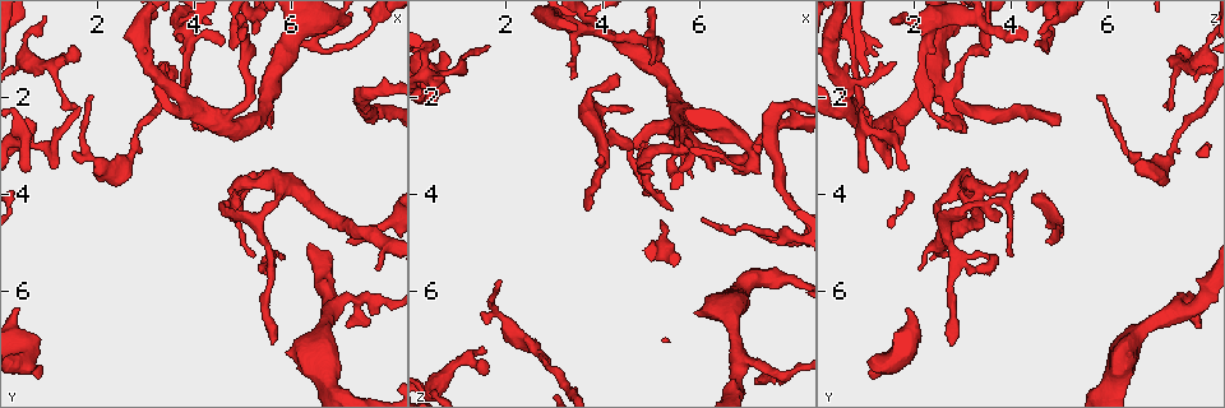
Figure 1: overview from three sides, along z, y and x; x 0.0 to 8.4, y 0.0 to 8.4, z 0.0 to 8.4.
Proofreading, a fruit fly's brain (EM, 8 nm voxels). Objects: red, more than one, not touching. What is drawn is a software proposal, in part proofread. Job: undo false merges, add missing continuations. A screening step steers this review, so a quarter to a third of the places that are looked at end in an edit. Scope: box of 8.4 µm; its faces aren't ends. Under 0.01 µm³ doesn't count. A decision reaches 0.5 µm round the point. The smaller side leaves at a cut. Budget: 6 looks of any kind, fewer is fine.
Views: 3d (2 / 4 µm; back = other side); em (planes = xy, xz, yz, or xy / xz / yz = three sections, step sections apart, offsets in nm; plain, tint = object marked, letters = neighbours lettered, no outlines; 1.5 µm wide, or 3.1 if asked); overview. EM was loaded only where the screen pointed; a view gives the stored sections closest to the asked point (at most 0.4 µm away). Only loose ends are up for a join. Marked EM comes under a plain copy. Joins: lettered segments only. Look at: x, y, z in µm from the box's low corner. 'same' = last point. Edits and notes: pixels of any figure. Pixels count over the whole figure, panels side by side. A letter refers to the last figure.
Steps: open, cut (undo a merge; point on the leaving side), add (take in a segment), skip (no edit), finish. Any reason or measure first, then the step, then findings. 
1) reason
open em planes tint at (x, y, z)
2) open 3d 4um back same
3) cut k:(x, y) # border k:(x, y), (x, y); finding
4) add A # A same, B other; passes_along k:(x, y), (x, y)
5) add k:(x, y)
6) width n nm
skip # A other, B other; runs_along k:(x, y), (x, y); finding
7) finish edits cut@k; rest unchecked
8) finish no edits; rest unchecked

an open end
open 3d 4um at (4.55, 0.85, 2.25)

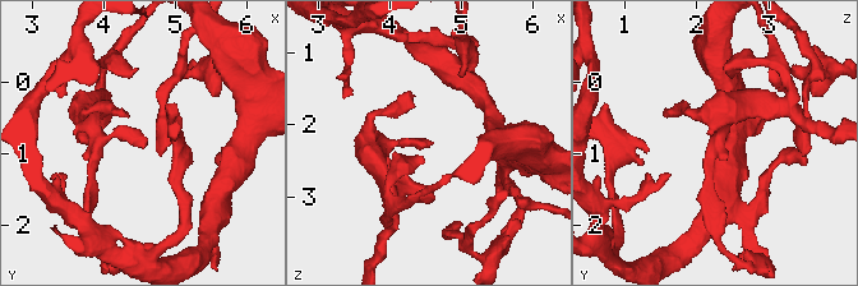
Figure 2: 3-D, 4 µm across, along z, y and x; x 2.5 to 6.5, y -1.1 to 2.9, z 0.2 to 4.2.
need the tissue
open em yz step 4 letters at (4.60, 0.90, 2.25)

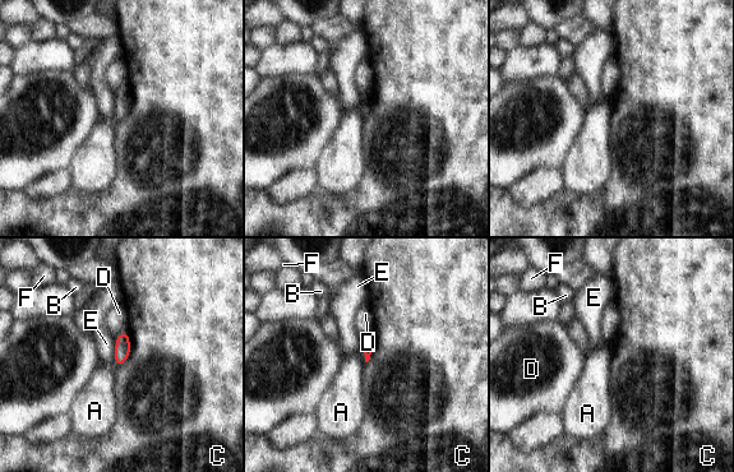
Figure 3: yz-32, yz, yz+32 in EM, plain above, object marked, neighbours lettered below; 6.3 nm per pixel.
open em planes letters same

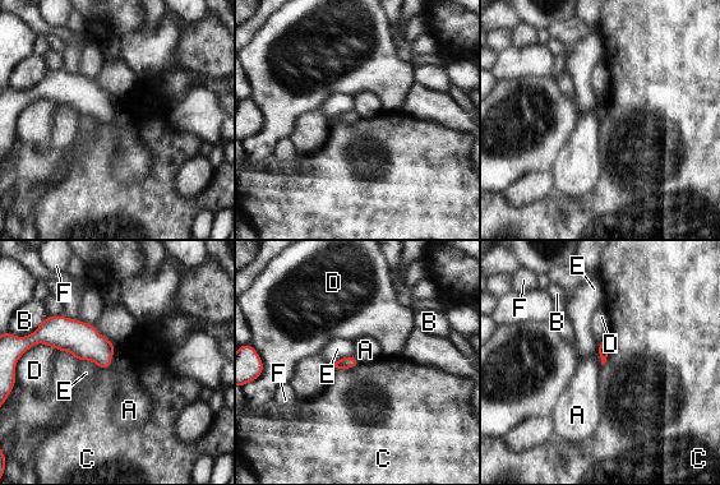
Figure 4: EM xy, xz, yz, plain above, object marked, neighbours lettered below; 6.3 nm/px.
longest_contact D 220 nm
skip # A other, B other, C other, D other, E other, F other; no lettered segment goes on from it

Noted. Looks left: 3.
branch stops here
open em planes letters at (3.70, 0.75, 4.35)

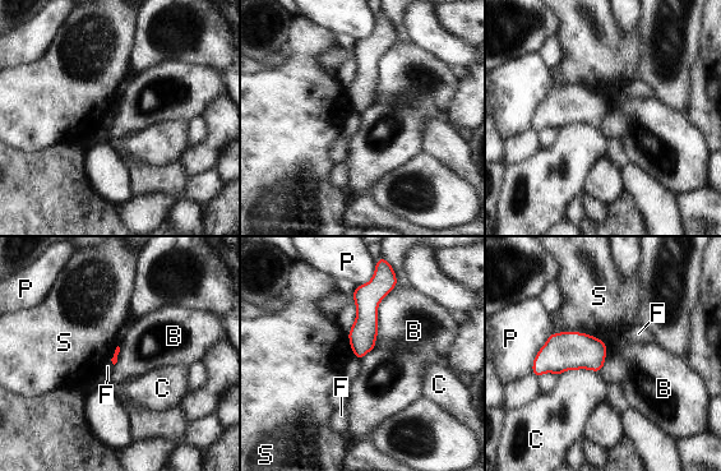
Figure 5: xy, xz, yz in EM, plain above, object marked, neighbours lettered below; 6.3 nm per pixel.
skip # B other, C other, F other, P other, S other; border 5:(396, 285), (359, 359); none of them fits

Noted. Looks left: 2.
an open end
open em planes letters at (6.00, 0.90, 4.50)

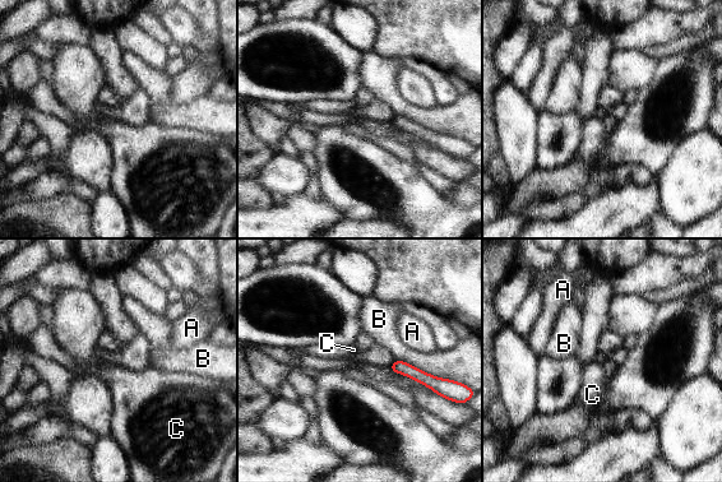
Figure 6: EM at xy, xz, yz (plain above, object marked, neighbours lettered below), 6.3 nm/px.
skip # A other, B other, C other; none of them fits

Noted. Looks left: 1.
finish no edits; rest unchecked

